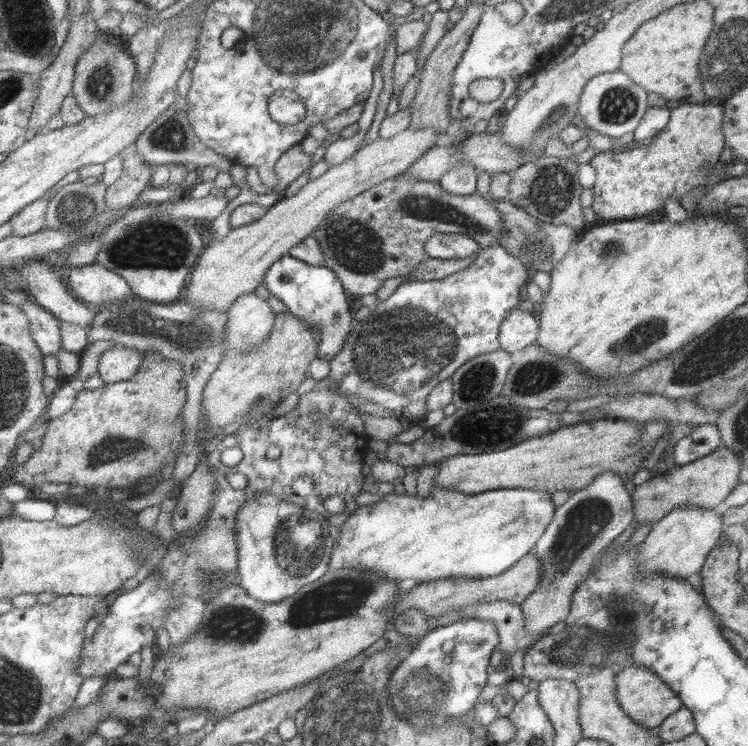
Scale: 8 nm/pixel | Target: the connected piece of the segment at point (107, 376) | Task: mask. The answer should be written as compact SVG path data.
M116 345L100 356L98 373L105 383L117 383L136 376L143 362L140 350Z

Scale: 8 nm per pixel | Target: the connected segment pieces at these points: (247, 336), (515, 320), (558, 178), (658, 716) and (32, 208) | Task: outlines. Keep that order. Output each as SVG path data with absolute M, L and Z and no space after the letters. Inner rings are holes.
M255 292L240 296L228 313L228 336L225 343L229 349L239 349L243 353L261 346L269 339L276 327L278 315L269 301L259 298Z
M513 307L504 322L500 324L500 349L514 356L536 342L538 330L536 312L529 313Z
M541 154L534 163L527 160L525 164L509 173L510 181L504 199L542 223L566 224L581 232L586 225L583 222L582 206L579 202L582 188L577 182L577 172L578 166L571 159Z
M630 664L618 673L615 673L613 683L615 683L615 700L619 703L625 715L635 721L635 723L647 727L647 729L653 730L667 716L682 707L681 699L669 688L669 685L661 681L647 667Z
M40 198L23 208L11 220L13 234L17 236L29 236L47 227L47 212L50 199Z

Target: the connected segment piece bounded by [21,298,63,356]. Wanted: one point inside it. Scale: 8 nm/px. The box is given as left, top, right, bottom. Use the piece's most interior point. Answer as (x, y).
(46, 327)

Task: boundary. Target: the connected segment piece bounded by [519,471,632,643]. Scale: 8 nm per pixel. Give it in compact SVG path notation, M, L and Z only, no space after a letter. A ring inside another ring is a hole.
M607 471L595 476L585 488L573 491L564 504L555 508L553 517L531 550L533 557L539 559L539 582L519 604L532 643L545 635L553 624L566 619L573 591L587 574L589 564L597 552L629 526L631 520L630 494L619 475Z

